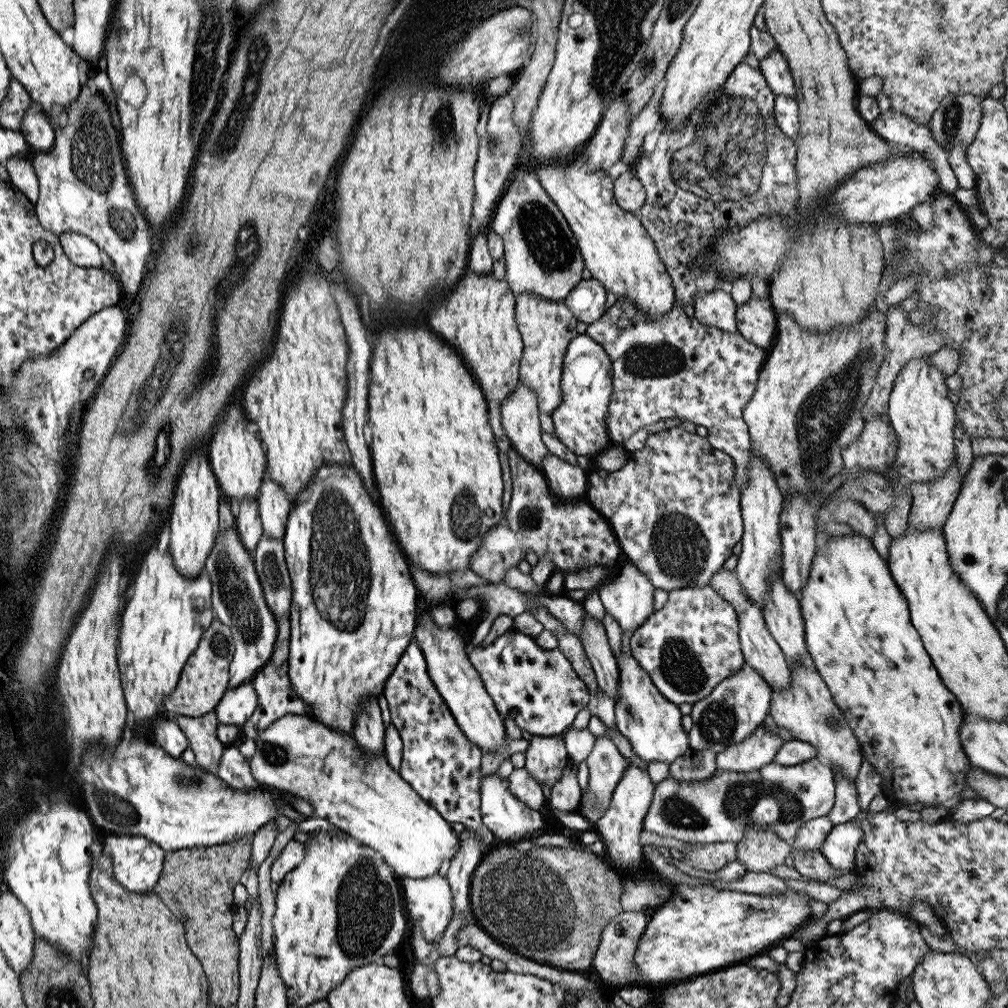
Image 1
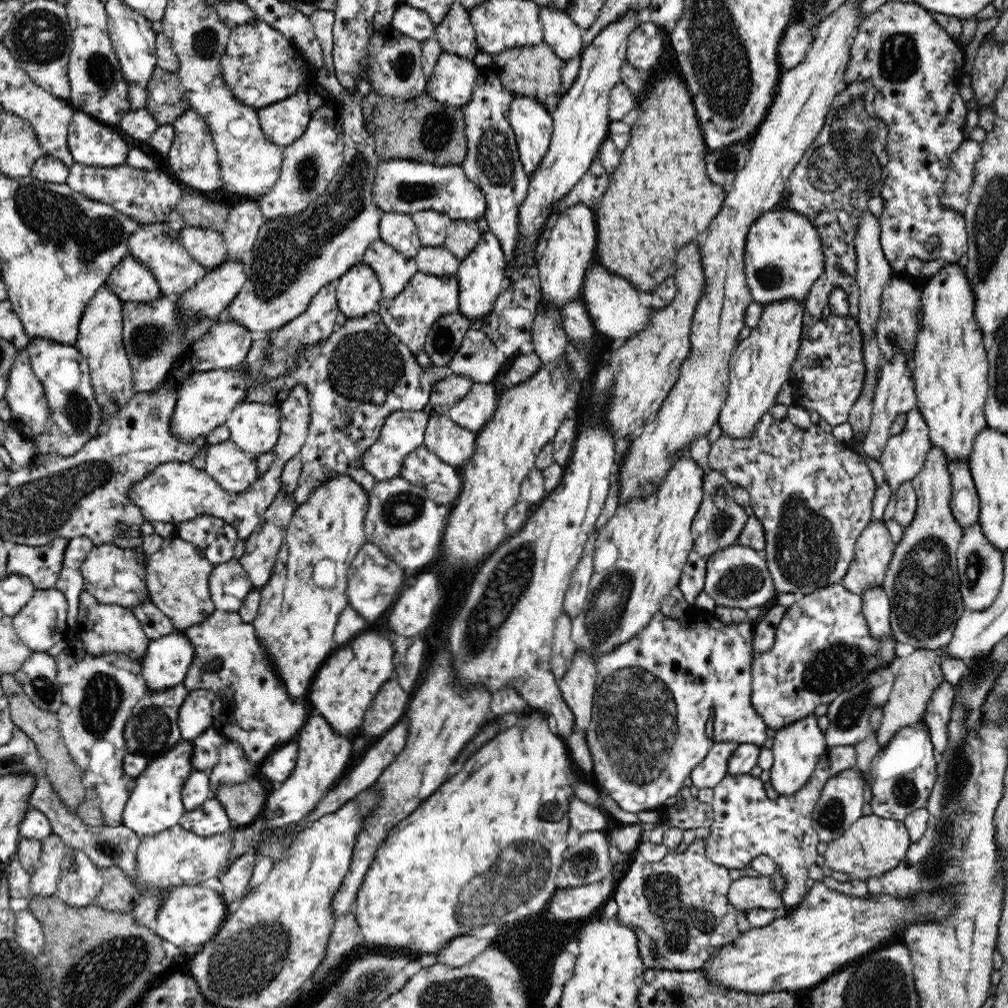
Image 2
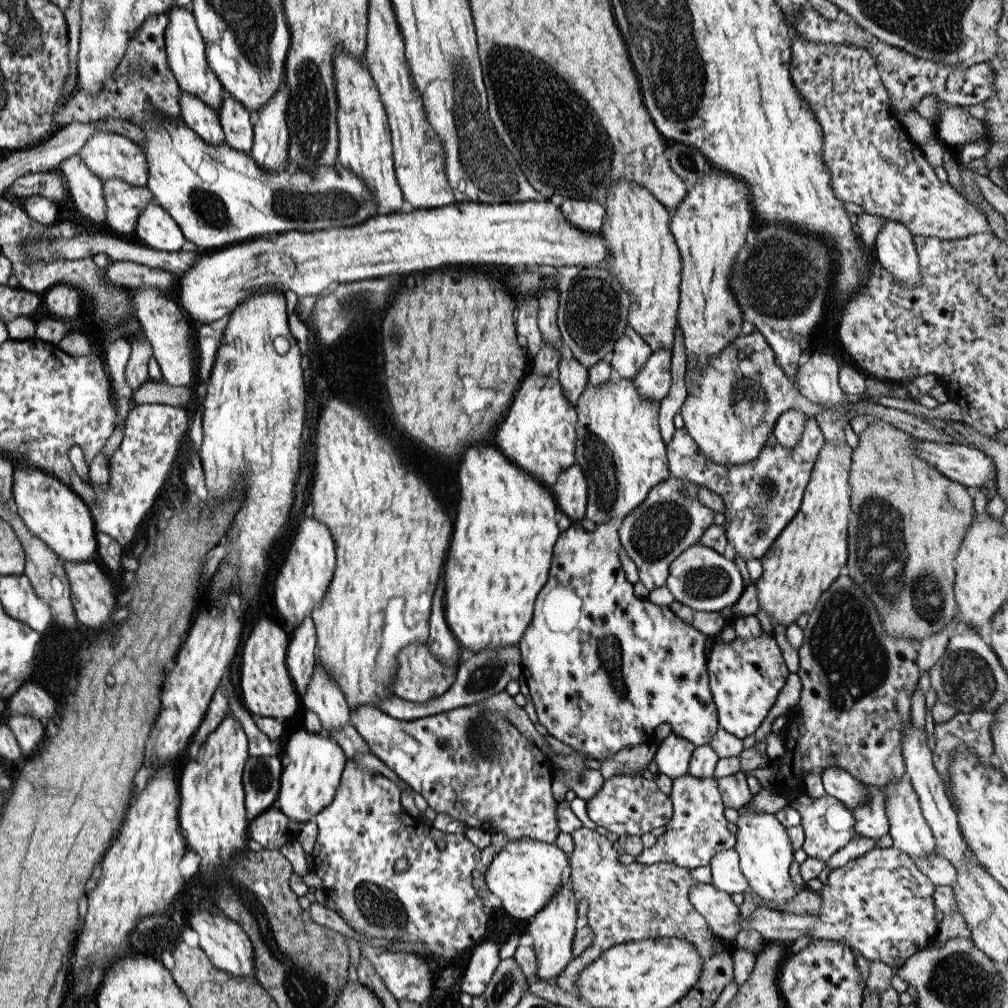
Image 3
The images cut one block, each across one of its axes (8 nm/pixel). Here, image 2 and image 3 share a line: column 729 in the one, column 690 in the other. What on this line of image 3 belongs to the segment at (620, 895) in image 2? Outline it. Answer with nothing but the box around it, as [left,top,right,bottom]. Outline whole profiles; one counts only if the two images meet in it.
[555,826,715,993]

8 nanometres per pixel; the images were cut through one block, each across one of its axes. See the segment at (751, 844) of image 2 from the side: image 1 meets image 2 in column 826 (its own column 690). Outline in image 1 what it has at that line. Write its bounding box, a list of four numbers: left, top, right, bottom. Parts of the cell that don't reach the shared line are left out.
[669,750,717,782]

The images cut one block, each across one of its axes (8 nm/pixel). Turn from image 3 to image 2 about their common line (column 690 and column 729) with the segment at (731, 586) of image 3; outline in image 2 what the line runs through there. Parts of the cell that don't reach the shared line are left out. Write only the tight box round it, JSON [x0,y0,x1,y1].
[701,544,777,609]

